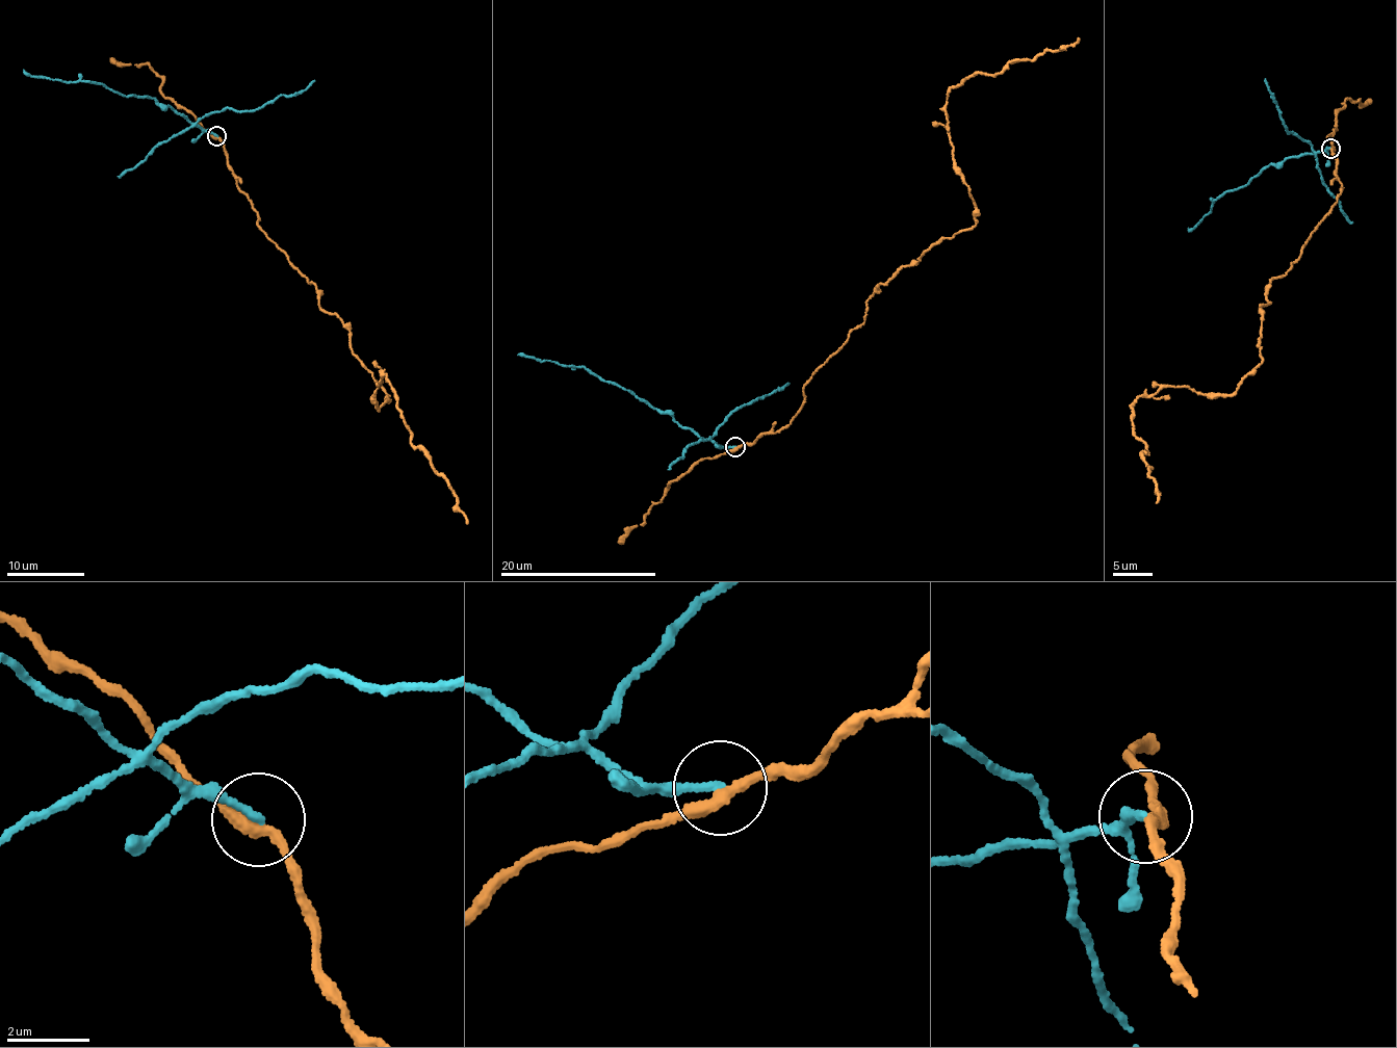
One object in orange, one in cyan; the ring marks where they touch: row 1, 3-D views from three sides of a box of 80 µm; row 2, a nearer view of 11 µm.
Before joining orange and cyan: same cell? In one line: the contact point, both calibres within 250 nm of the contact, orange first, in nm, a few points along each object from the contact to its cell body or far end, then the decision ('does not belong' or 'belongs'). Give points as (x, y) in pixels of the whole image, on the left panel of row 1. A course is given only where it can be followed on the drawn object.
at (216, 136); 280 nm thick on the orange side, 190 nm on the other; orange runs (215, 137), (259, 229), (351, 332), (351, 352), (388, 399), (379, 409), (384, 373), (466, 524); cyan runs (216, 136), (164, 105), (155, 104), (153, 98), (126, 97), (103, 86), (26, 74), (23, 69); does not belong

